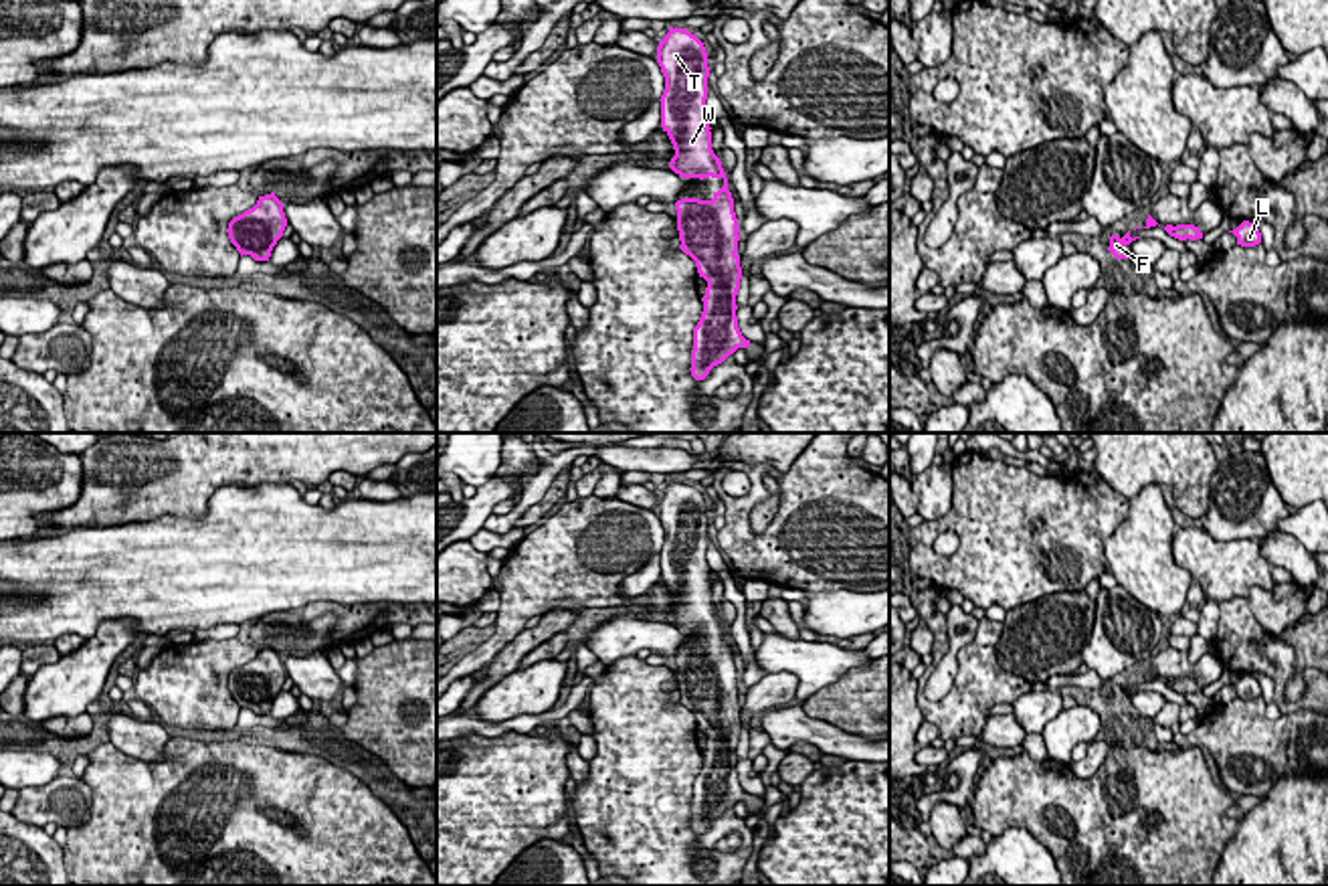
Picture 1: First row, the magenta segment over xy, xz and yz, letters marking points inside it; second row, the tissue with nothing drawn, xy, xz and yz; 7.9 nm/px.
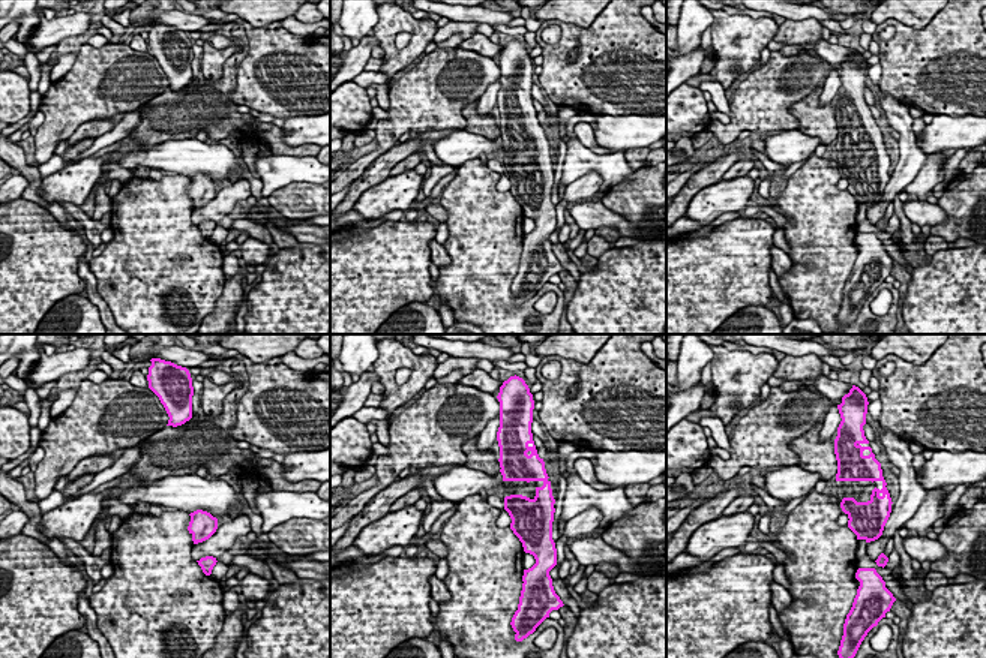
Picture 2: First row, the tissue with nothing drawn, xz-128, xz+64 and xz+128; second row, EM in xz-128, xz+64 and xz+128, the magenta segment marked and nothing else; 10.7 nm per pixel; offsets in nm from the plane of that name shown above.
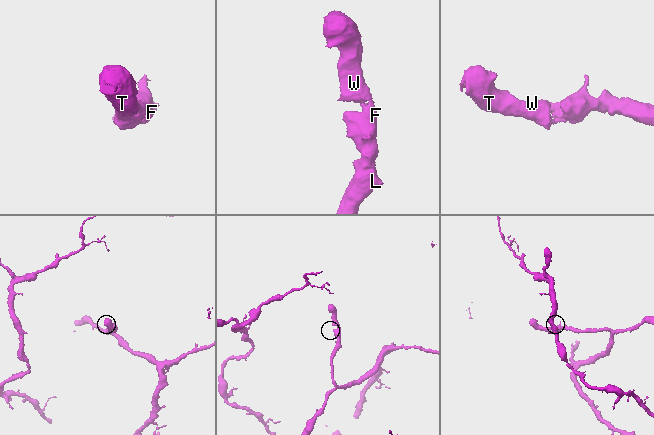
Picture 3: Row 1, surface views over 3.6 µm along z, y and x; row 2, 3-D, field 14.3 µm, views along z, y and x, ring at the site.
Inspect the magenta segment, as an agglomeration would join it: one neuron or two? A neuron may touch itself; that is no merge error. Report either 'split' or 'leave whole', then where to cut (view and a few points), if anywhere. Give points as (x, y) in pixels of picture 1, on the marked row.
leave whole; no cut

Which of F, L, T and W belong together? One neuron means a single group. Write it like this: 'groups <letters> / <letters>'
groups F L T W

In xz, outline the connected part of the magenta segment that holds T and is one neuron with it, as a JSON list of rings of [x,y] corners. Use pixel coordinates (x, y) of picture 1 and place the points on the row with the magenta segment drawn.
[[[669,26],[657,47],[657,63],[665,77],[661,95],[661,127],[675,156],[669,168],[681,178],[722,178],[724,186],[712,200],[681,198],[675,202],[679,249],[695,261],[707,281],[703,312],[693,328],[691,376],[703,380],[738,348],[748,348],[738,328],[736,295],[742,267],[738,255],[740,227],[734,198],[720,158],[712,150],[707,99],[707,53],[703,42],[685,28]]]

